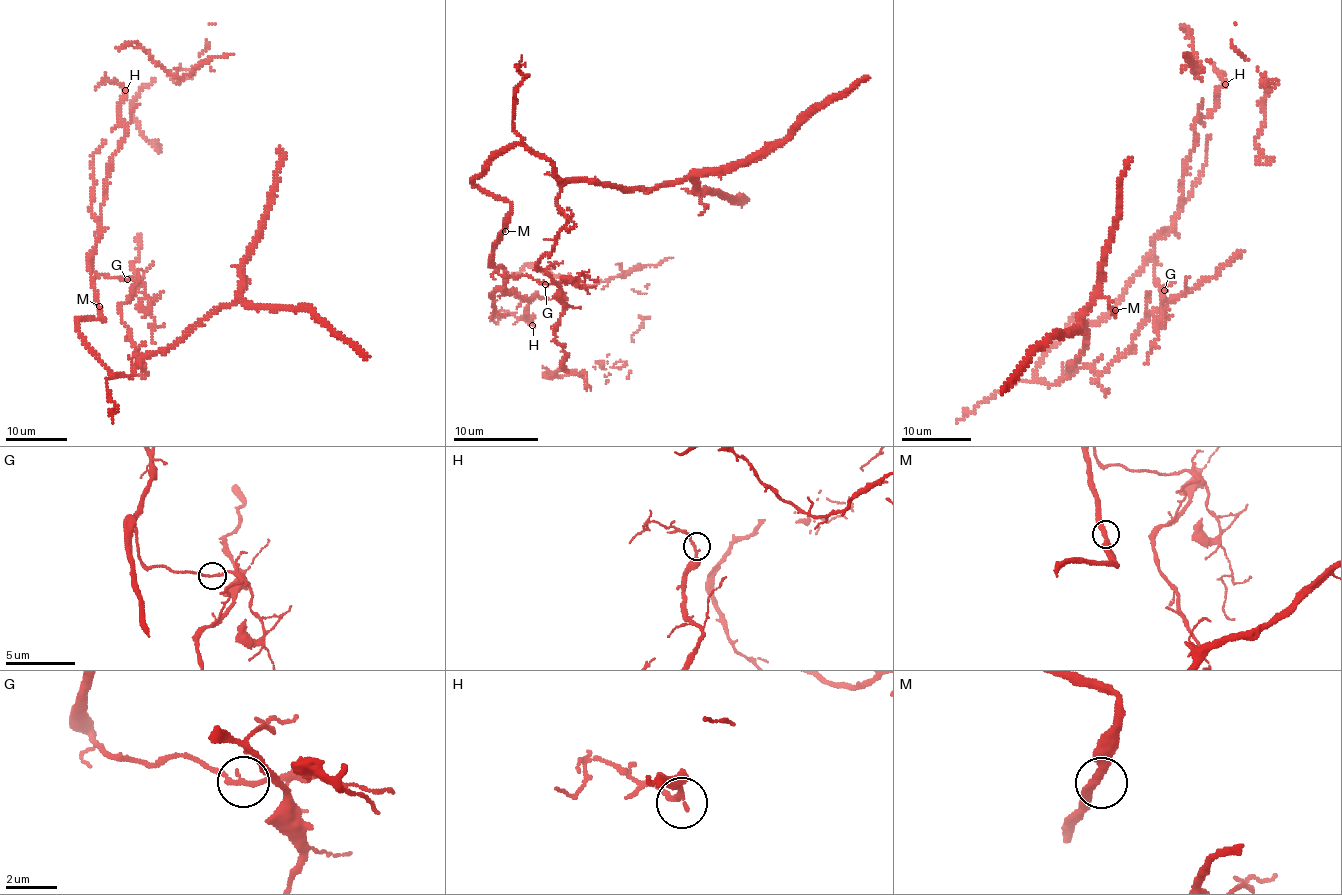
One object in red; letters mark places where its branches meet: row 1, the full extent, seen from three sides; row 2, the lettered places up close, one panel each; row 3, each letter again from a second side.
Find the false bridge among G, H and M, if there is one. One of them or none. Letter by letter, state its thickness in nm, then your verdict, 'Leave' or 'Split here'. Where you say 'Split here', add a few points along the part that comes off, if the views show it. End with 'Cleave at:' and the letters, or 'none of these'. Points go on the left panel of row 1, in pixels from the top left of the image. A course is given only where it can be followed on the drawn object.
G: Thickness 190 nm. Leave
H: Thickness 200 nm. Leave
M: Thickness 320 nm. Leave
Cleave at: none of these

